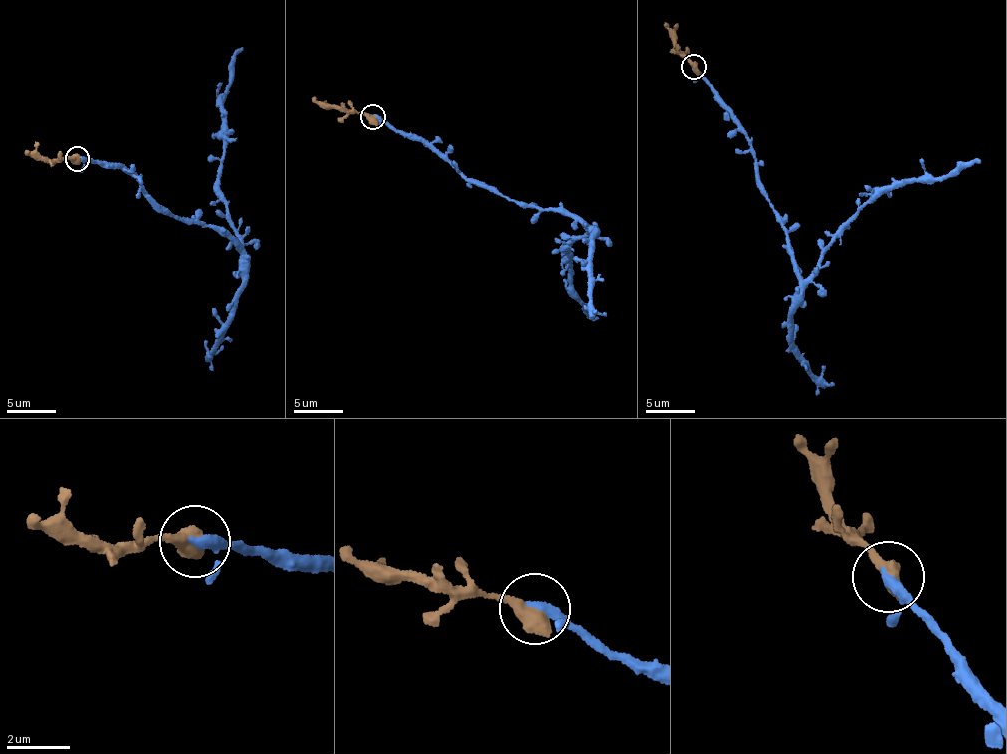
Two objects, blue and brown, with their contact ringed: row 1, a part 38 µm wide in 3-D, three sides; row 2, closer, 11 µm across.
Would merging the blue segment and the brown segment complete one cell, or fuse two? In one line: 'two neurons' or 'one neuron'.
one neuron

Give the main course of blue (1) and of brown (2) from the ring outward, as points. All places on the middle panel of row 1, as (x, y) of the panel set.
1: (372, 116), (420, 136), (461, 177), (575, 217), (587, 229), (565, 243), (571, 296), (597, 317)
2: (372, 116), (332, 108), (312, 99)

